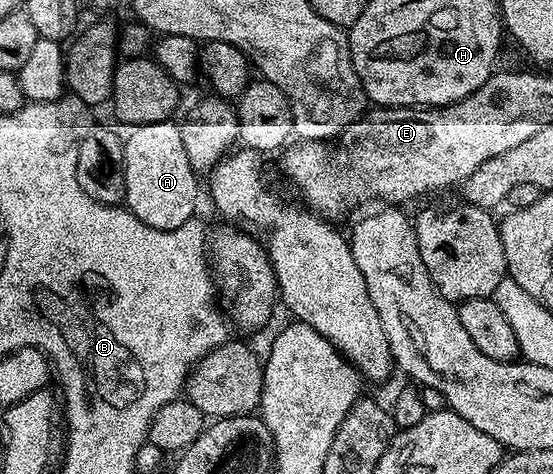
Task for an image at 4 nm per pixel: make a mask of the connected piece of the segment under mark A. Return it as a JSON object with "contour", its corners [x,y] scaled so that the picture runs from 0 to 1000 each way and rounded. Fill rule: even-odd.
{"contour":[[[309,251],[269,262],[248,262],[224,295],[224,373],[228,376],[228,409],[224,430],[230,445],[246,454],[264,477],[278,477],[278,485],[322,485],[329,468],[349,462],[354,449],[354,420],[365,414],[365,397],[354,390],[358,367],[344,350],[344,333],[336,333],[336,308],[329,308],[325,262]]]}

